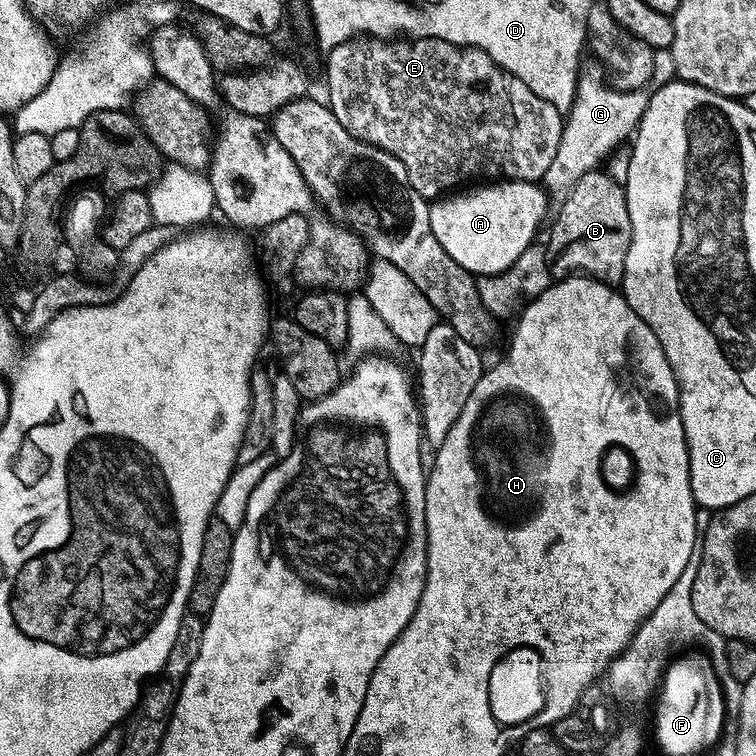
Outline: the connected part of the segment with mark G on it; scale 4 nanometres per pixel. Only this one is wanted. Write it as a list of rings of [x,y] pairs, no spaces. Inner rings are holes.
[[[589,57],[581,63],[577,73],[574,100],[567,111],[554,158],[545,172],[546,180],[564,180],[566,184],[571,184],[582,174],[593,171],[603,156],[618,142],[635,133],[648,105],[649,91],[644,88],[615,89],[606,83],[605,78],[603,65],[595,57]]]

